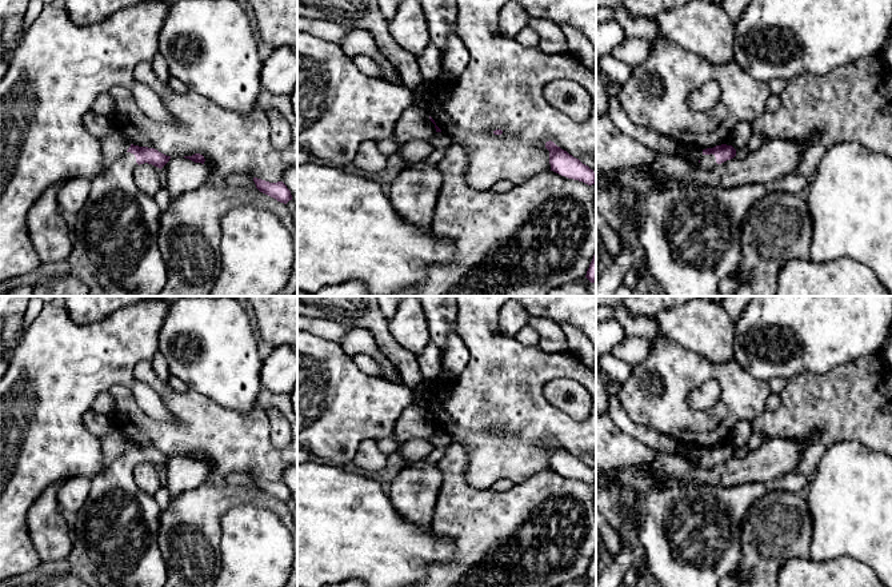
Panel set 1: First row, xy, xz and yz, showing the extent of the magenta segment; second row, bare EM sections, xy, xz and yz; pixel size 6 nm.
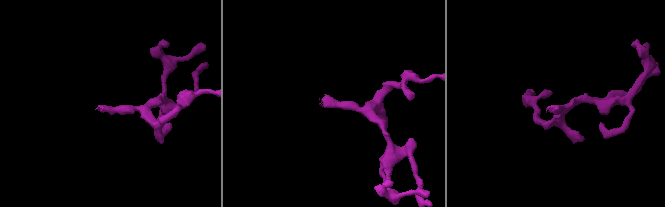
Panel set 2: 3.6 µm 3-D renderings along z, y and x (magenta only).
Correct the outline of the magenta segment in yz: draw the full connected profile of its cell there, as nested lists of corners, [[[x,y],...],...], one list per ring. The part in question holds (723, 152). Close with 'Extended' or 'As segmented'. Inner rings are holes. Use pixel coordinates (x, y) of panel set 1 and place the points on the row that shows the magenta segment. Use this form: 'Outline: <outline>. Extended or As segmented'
Outline: [[[721,144],[713,148],[703,149],[699,167],[703,171],[713,171],[720,164],[736,156],[736,149],[732,145]]]. Extended

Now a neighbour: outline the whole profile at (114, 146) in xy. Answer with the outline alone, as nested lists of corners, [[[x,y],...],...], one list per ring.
[[[116,128],[109,135],[100,139],[104,171],[117,159],[127,153],[131,141]]]

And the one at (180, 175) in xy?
[[[181,156],[171,157],[160,171],[171,199],[199,188],[209,176],[209,169],[204,164]]]

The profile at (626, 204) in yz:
[[[620,188],[620,200],[619,209],[621,211],[623,217],[628,221],[628,225],[637,233],[637,215],[633,209],[635,193],[629,188]]]

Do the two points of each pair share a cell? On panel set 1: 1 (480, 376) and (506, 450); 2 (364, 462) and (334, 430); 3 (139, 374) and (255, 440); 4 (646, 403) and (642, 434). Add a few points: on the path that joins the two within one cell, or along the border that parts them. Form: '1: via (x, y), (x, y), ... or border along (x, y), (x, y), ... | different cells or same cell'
1: via (499, 395), (511, 407), (511, 431) | same cell
2: border along (376, 440), (364, 440), (351, 460) | different cells
3: via (168, 395), (226, 438) | same cell
4: border along (620, 403), (635, 422), (672, 436) | different cells

